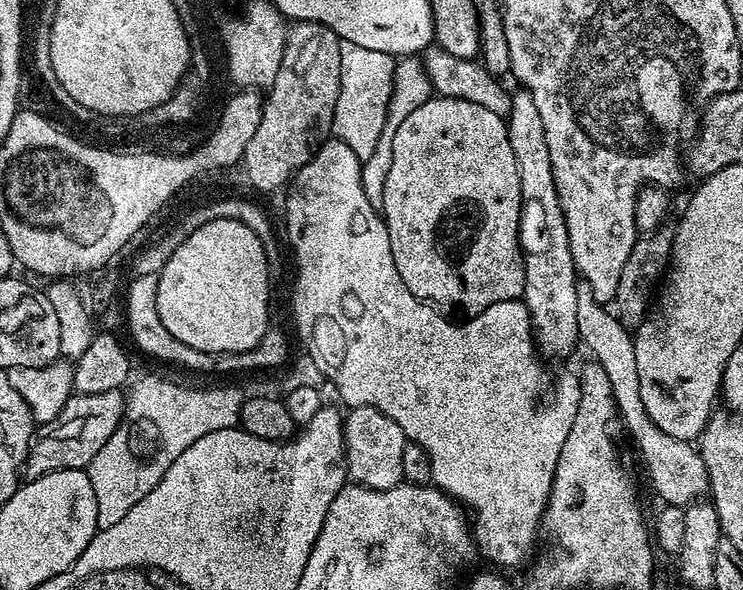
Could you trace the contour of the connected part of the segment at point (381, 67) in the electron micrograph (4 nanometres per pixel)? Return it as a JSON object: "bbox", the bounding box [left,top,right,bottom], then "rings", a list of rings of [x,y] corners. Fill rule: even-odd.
{"bbox":[339,40,396,162],"rings":[[[341,40],[339,44],[339,67],[340,79],[344,82],[344,88],[354,92],[360,88],[360,94],[364,90],[364,96],[360,96],[360,106],[364,104],[364,110],[350,112],[354,118],[350,126],[346,126],[346,144],[355,152],[355,156],[362,162],[366,161],[377,148],[378,138],[381,137],[385,128],[385,118],[388,115],[388,104],[393,88],[393,72],[396,69],[395,57],[386,54],[384,51],[367,49],[364,46],[355,45],[349,40]]]}

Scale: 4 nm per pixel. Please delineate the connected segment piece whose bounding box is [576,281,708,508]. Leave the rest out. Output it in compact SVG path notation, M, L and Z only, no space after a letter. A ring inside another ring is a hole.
M584 281L577 283L576 309L581 343L584 348L586 346L593 352L593 359L603 366L611 382L617 413L638 446L655 492L662 498L664 504L687 507L693 498L707 493L708 475L699 449L691 441L674 439L672 435L659 430L657 424L647 414L639 389L638 362L635 357L633 335L605 305L598 303L593 290Z

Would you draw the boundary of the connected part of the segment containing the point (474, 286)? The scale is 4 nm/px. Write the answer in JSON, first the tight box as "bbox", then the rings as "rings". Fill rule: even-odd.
{"bbox":[382,95,525,318],"rings":[[[437,95],[422,102],[418,110],[413,110],[394,134],[392,143],[394,158],[390,158],[390,174],[386,174],[386,186],[382,194],[382,215],[386,230],[390,234],[390,254],[394,254],[394,266],[398,266],[398,274],[402,274],[402,282],[406,282],[406,290],[410,290],[410,294],[414,294],[425,304],[431,304],[437,310],[447,310],[449,313],[461,312],[461,317],[471,318],[498,302],[519,300],[522,297],[525,260],[525,253],[520,247],[522,201],[518,162],[514,162],[514,150],[510,150],[508,134],[505,117],[486,110],[486,106],[478,106],[478,102],[470,102],[462,98]]]}

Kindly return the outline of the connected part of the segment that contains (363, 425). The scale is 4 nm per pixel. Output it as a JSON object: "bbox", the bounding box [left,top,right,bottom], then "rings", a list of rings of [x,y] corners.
{"bbox":[343,406,406,490],"rings":[[[370,406],[348,408],[343,421],[344,463],[348,465],[349,477],[355,483],[362,484],[367,488],[373,488],[374,490],[397,488],[404,480],[404,475],[402,474],[402,450],[406,441],[402,434],[402,426],[398,426],[398,422],[386,418],[386,414],[382,414],[382,410],[371,408]]]}

